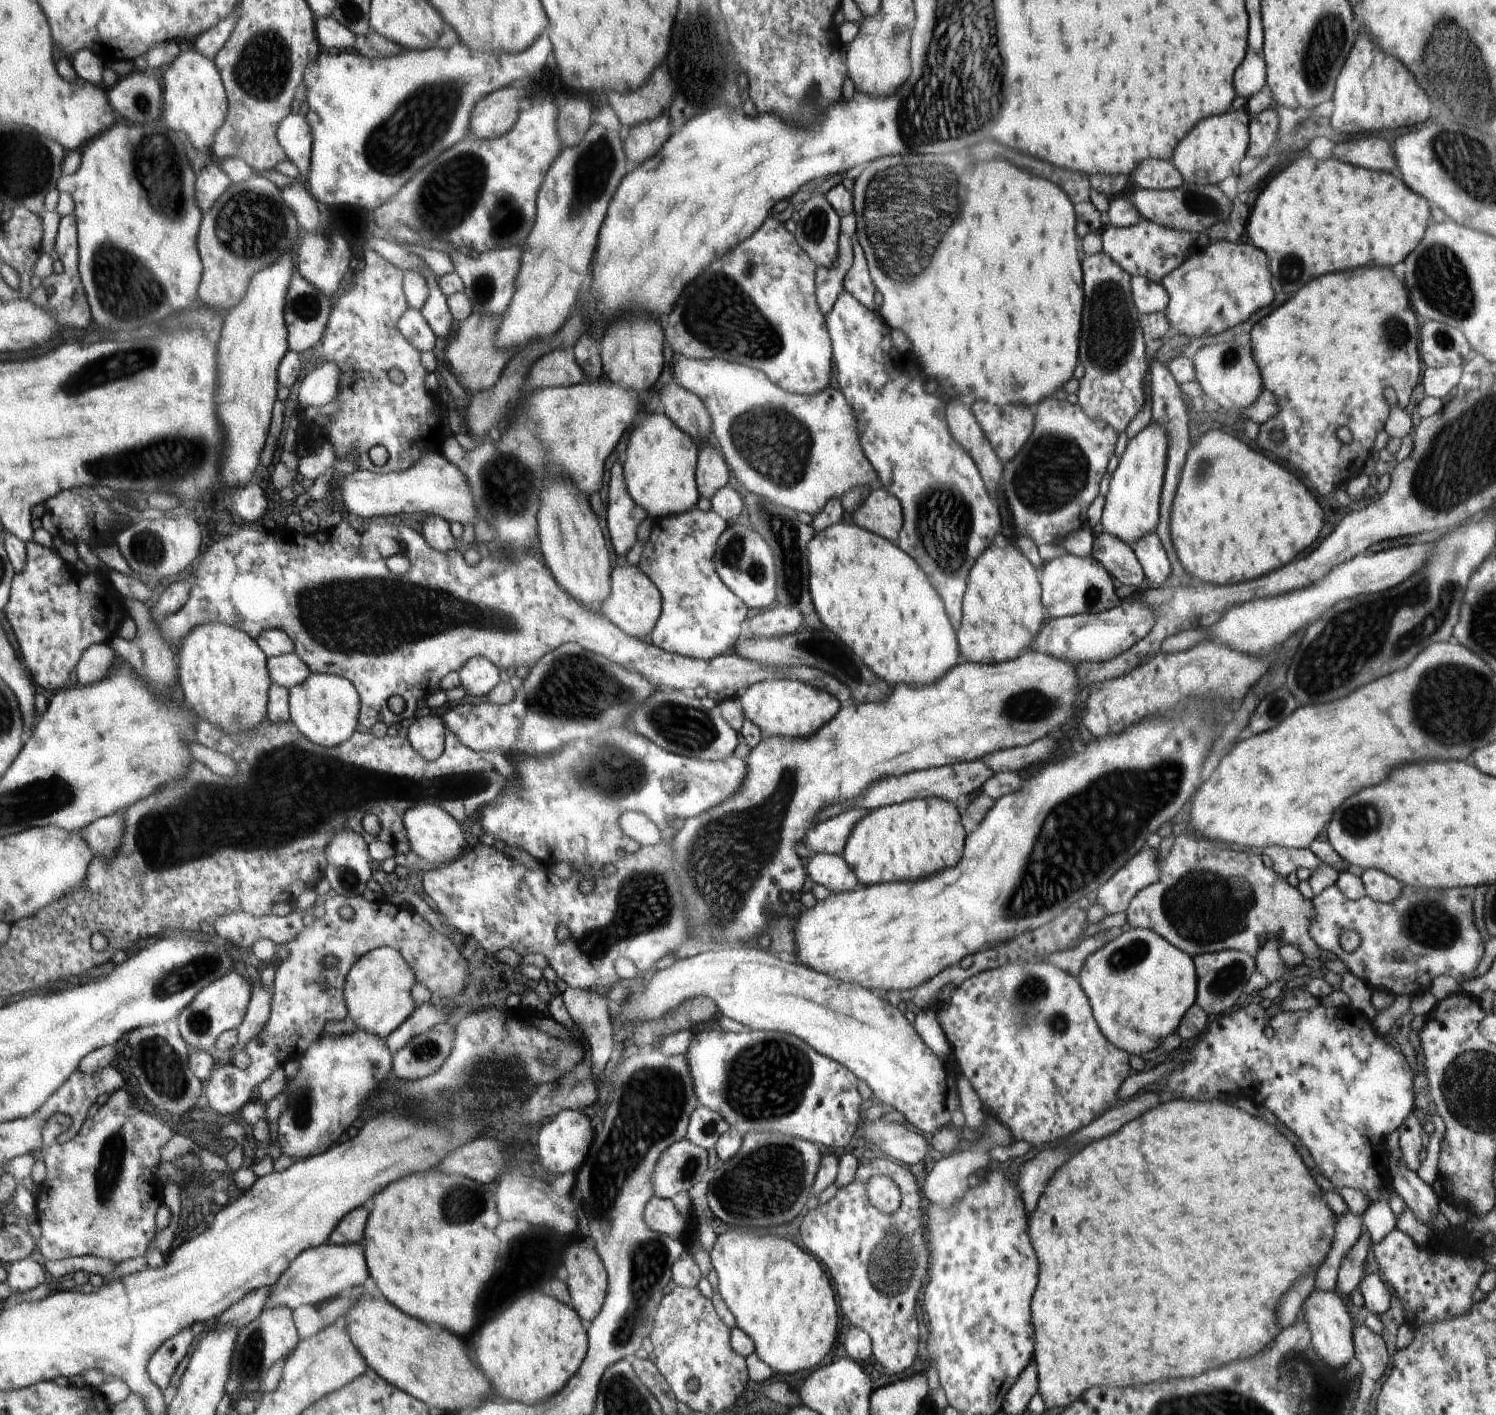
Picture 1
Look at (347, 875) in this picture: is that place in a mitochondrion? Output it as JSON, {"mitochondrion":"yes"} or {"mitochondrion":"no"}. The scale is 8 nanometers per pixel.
{"mitochondrion":"yes"}

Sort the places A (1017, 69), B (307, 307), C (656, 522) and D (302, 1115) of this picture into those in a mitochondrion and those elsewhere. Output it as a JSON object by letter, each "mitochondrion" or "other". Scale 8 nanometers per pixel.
{"A":"other","B":"mitochondrion","C":"other","D":"mitochondrion"}

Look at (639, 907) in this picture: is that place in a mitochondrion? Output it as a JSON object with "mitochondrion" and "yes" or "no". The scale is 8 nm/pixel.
{"mitochondrion":"yes"}

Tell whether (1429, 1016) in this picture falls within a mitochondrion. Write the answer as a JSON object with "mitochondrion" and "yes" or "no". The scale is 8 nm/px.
{"mitochondrion":"no"}

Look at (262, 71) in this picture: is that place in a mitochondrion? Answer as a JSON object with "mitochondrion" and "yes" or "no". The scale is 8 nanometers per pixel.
{"mitochondrion":"yes"}

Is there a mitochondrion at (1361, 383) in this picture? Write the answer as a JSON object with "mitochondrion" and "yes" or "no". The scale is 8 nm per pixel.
{"mitochondrion":"no"}

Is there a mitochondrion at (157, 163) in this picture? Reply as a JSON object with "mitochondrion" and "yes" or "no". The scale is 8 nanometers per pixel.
{"mitochondrion":"yes"}

